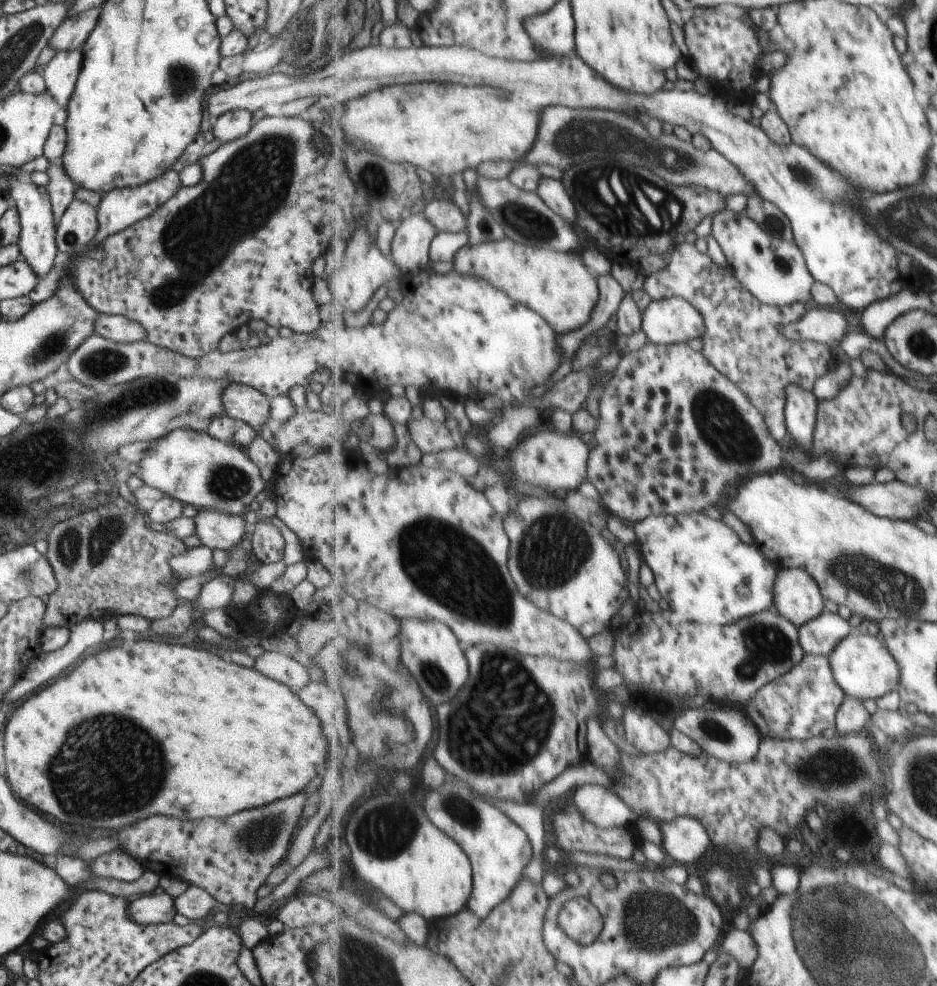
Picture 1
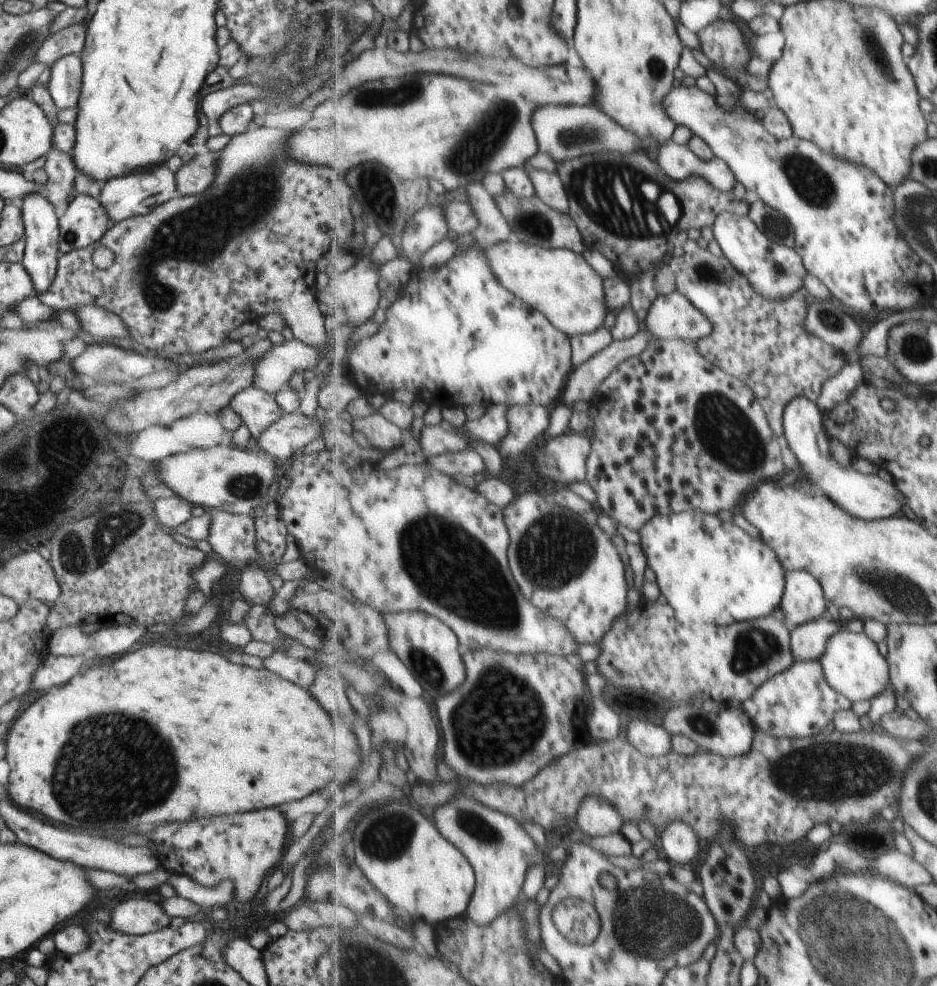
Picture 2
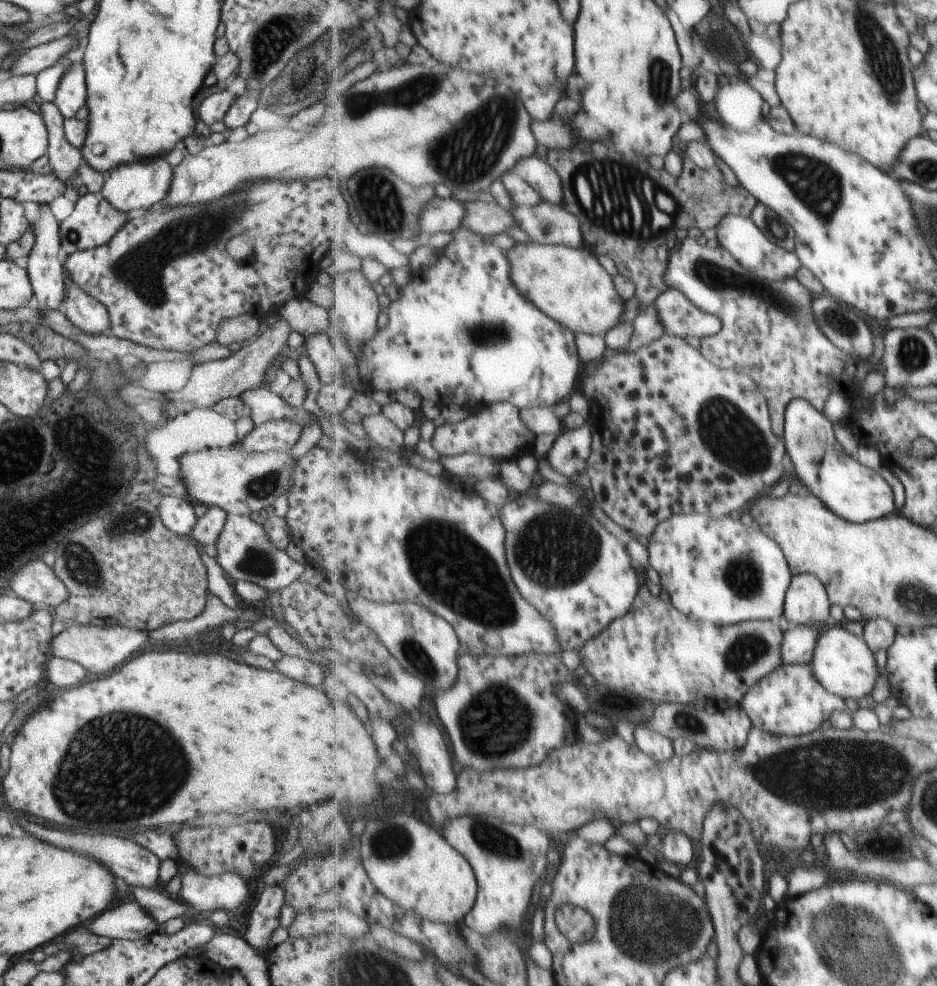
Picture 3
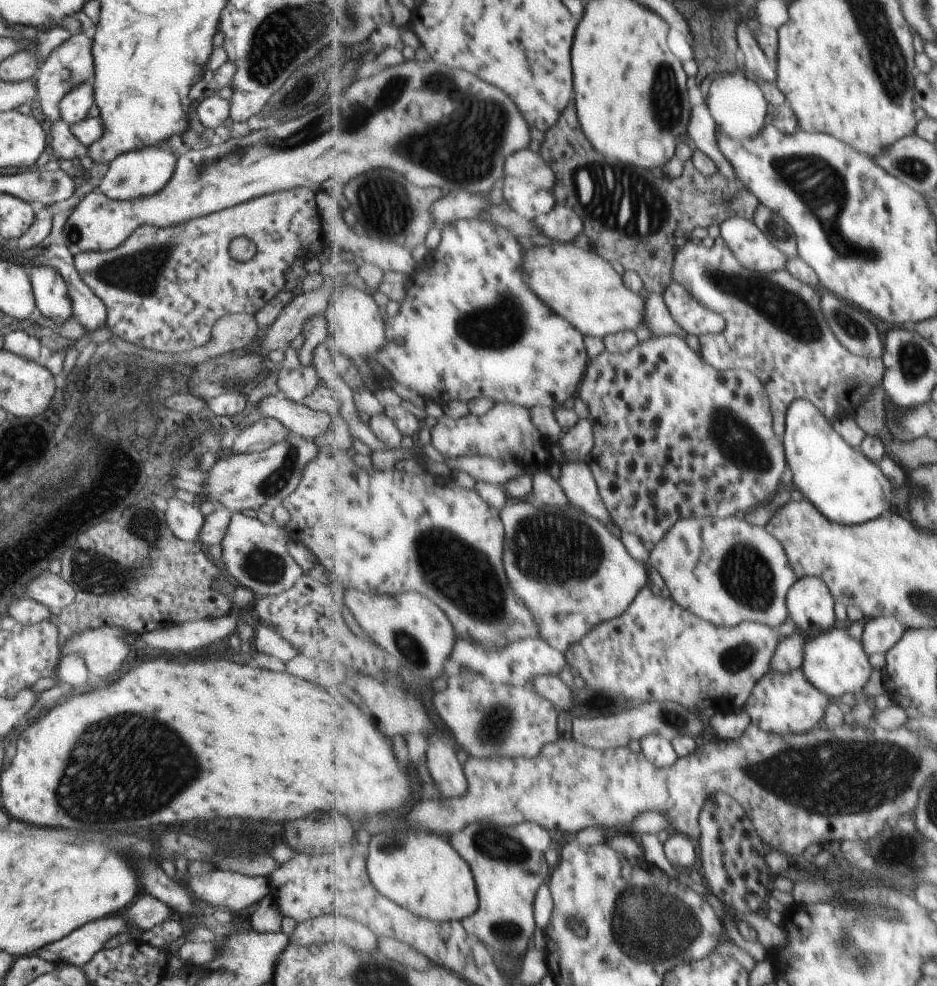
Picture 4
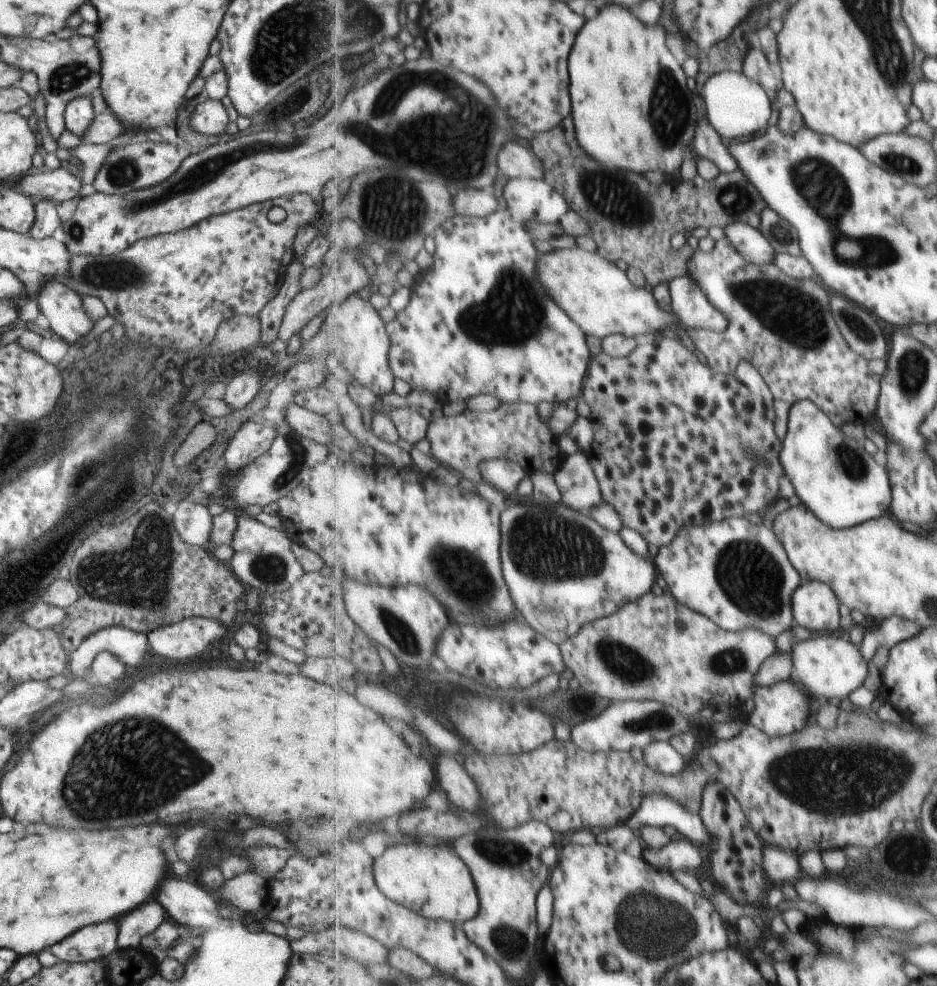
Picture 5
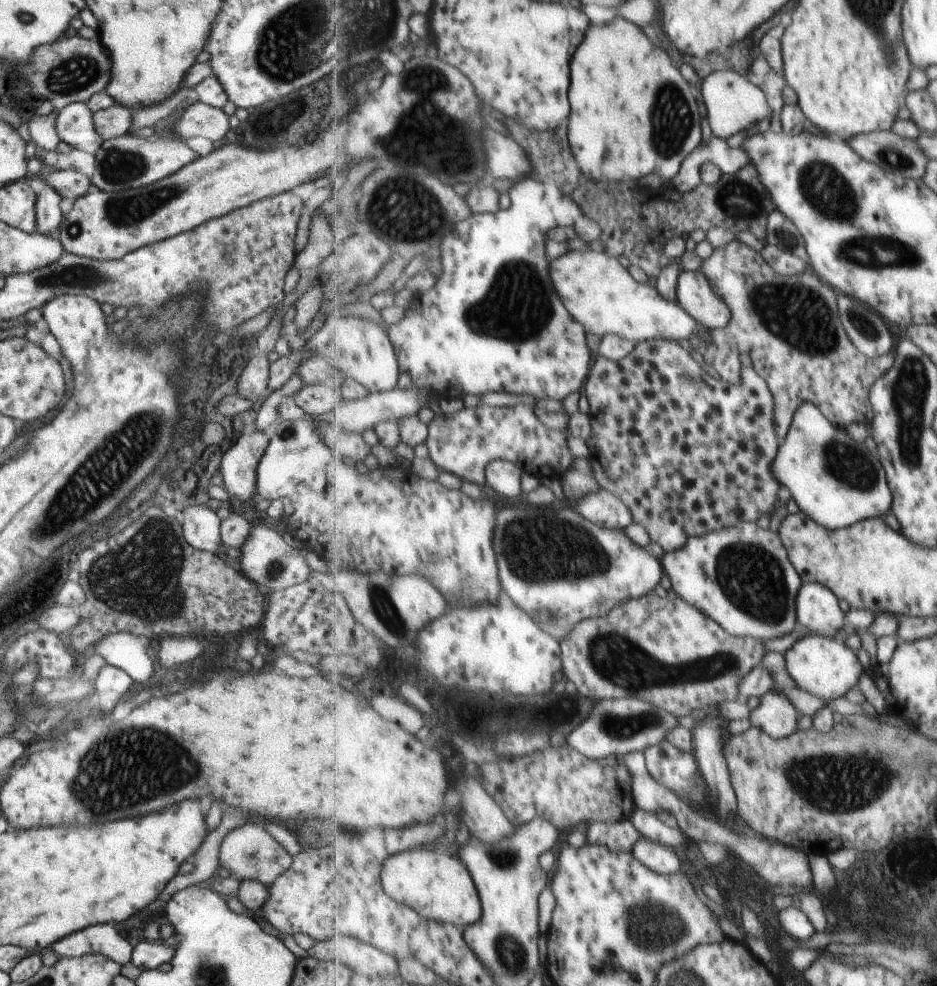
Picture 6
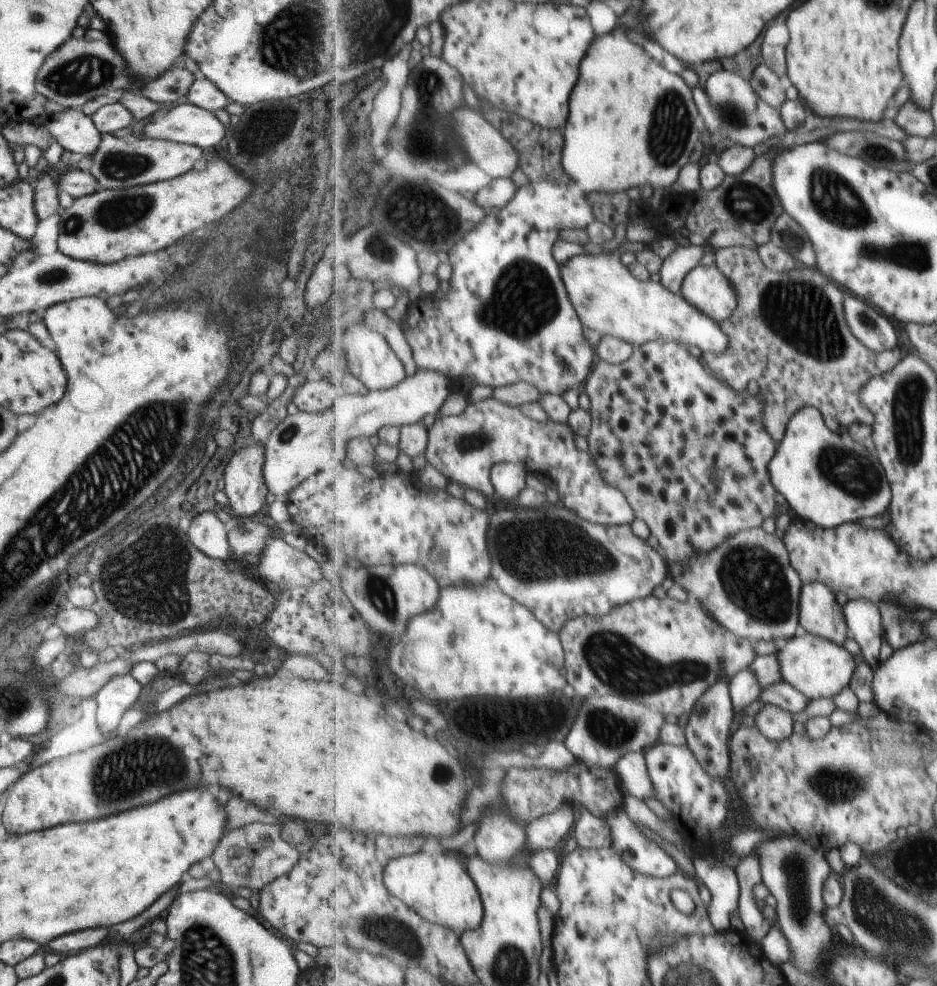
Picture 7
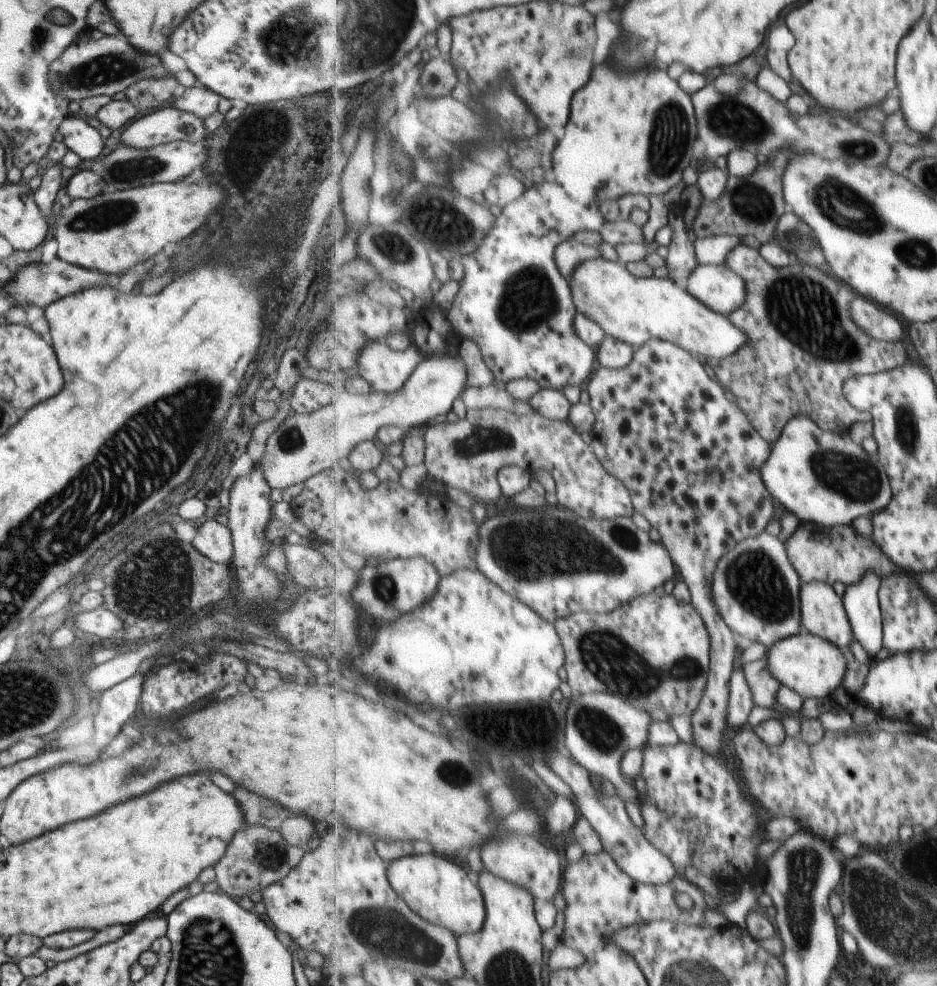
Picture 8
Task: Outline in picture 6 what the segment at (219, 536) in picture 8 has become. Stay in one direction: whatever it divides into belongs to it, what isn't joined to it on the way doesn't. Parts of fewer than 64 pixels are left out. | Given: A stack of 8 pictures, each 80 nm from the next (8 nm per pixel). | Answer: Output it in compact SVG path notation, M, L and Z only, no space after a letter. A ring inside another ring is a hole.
M207 506L180 507L183 514L182 536L188 546L209 554L216 554L223 544L219 538L219 518Z

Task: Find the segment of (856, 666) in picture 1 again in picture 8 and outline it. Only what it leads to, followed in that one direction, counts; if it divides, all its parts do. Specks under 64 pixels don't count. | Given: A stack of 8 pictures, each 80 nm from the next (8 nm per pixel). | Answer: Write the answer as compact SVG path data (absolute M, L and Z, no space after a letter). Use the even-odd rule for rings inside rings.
M803 630L795 636L777 641L769 648L768 658L770 671L785 686L800 692L805 699L824 699L843 684L847 674L847 661L851 656L848 651L839 648L826 638L814 635Z

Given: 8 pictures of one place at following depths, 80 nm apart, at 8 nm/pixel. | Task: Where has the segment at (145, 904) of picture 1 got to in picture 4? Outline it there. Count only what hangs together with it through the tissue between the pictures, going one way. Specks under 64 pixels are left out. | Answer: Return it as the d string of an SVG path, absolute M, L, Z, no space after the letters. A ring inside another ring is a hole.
M105 916L95 922L87 922L81 928L73 930L59 942L53 942L47 946L49 952L57 956L57 963L62 962L70 966L81 967L86 964L99 948L105 949L105 940L112 938L115 934L128 931L131 938L138 940L142 932L127 925L123 916Z

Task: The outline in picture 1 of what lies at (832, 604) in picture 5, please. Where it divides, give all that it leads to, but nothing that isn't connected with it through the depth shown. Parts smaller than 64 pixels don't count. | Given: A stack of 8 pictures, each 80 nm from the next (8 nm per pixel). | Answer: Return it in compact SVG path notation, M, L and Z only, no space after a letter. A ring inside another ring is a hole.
M799 567L778 569L774 606L798 627L815 620L825 610L825 600L815 578Z

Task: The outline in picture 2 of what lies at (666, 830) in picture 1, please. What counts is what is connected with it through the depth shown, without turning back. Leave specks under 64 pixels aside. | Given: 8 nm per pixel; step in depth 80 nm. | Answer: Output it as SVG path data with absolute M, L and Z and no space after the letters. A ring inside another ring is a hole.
M671 826L661 835L662 846L669 858L679 864L691 864L701 850L700 836L694 826Z

